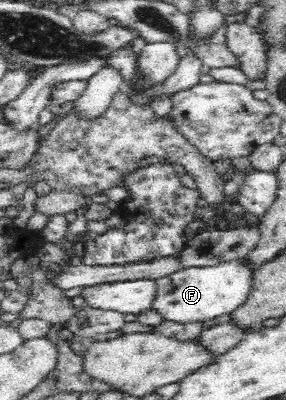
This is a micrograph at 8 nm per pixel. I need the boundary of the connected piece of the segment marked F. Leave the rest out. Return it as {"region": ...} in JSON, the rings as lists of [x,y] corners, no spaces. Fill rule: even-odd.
{"region":[[[247,254],[207,267],[179,268],[156,280],[160,287],[160,295],[153,309],[164,315],[167,321],[180,323],[207,321],[222,314],[230,314],[249,298],[254,284],[255,269],[255,264],[249,260]]]}

